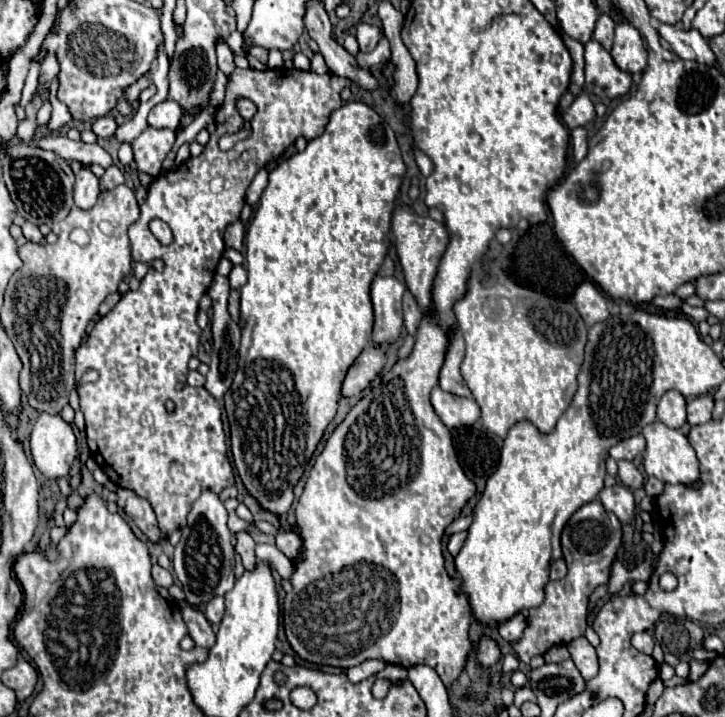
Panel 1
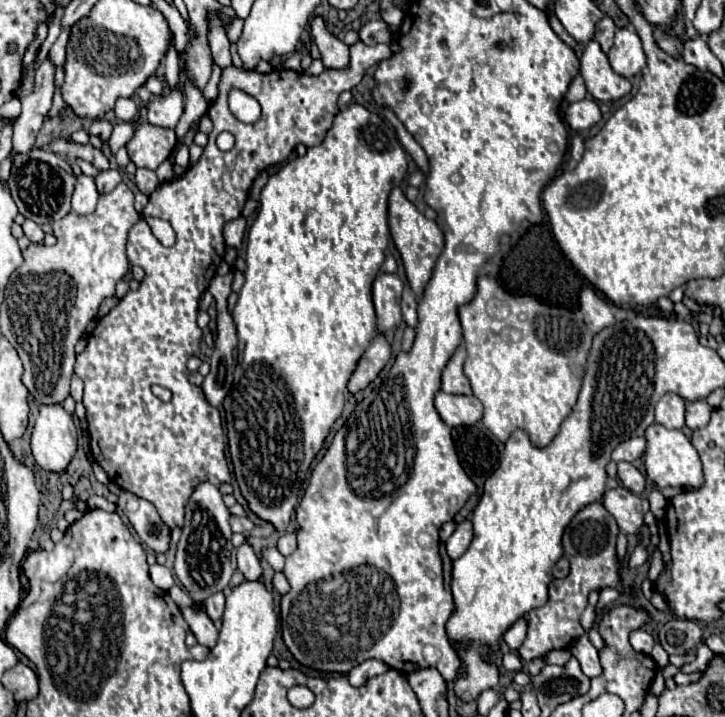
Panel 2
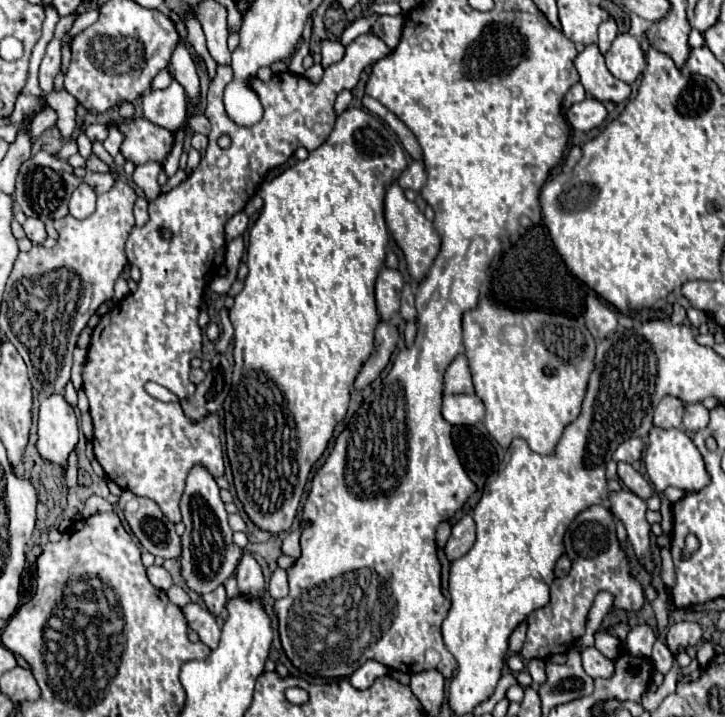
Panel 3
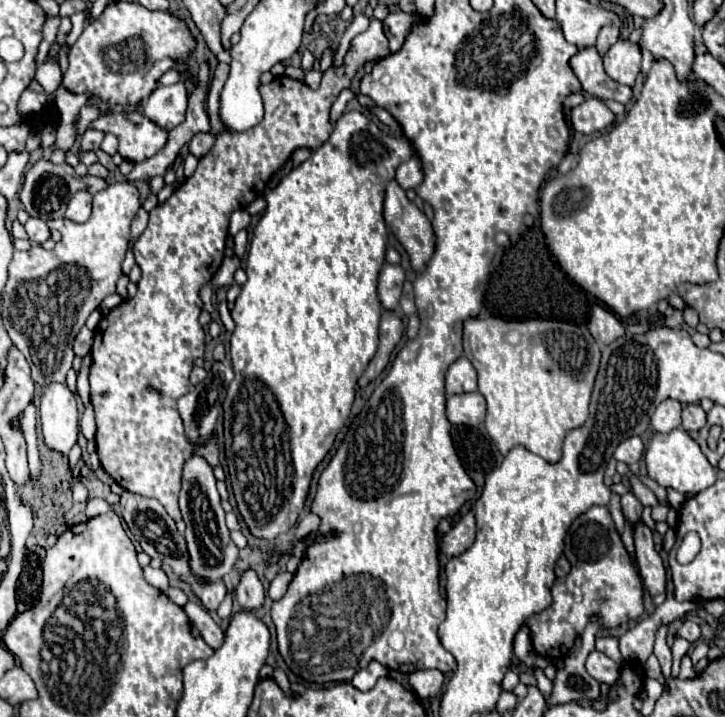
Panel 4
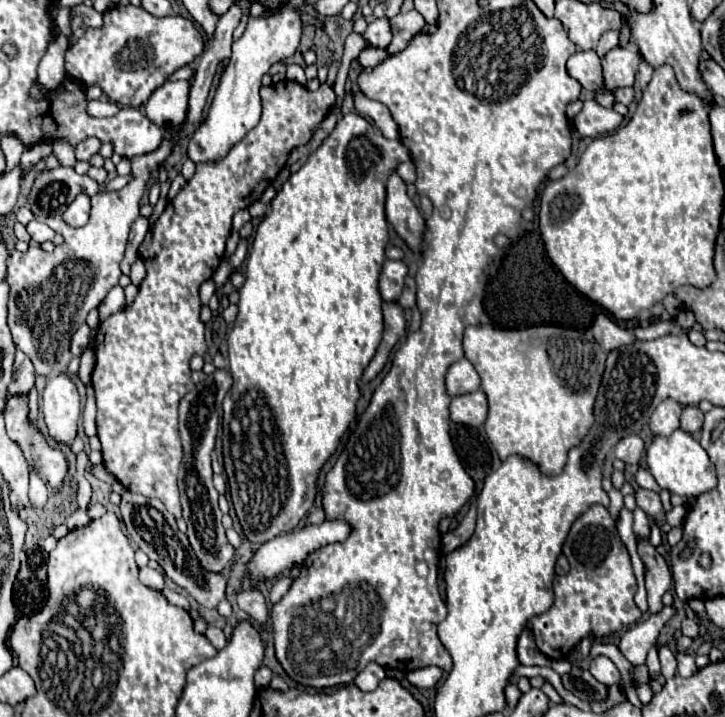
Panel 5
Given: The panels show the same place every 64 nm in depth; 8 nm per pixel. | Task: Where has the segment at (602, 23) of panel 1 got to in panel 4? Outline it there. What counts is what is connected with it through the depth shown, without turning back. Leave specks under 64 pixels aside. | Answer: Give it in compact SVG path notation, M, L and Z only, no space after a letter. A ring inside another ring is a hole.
M606 26L600 30L598 34L598 42L596 42L596 48L600 52L600 56L604 56L608 52L608 48L618 40L618 26Z

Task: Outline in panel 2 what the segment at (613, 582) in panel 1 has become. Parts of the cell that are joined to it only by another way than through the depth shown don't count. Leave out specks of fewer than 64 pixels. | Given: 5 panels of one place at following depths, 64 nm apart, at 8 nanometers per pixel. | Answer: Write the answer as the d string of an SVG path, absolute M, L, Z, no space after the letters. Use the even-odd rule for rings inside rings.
M604 588L604 590L600 592L600 602L598 602L598 606L596 606L596 614L600 614L602 608L608 606L610 602L614 602L618 596L620 596L620 592L618 592L616 588Z

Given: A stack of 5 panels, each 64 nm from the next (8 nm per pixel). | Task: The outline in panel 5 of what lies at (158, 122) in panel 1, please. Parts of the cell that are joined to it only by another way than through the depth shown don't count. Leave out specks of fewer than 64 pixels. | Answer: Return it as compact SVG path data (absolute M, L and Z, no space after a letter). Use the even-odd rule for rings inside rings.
M186 80L164 82L148 98L146 116L162 130L178 128L186 118L188 90L190 90L190 84Z

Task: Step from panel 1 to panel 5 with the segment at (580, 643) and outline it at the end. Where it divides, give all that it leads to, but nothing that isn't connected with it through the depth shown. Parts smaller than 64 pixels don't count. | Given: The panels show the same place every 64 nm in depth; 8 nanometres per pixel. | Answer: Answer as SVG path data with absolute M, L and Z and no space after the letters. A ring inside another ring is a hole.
M596 656L596 658L592 658L588 670L590 670L590 674L592 674L598 682L602 682L602 684L606 684L606 686L614 686L614 684L620 682L620 672L618 672L618 668L616 668L614 662L612 662L610 658L606 658L606 656Z

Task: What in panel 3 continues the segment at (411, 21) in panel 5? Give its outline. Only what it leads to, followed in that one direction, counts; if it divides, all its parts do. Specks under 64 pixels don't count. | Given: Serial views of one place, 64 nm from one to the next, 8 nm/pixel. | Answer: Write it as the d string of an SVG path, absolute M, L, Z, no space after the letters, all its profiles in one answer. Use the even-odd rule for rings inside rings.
M380 16L370 32L374 32L378 38L382 38L392 50L398 46L400 36L402 36L402 26L404 26L404 16Z

